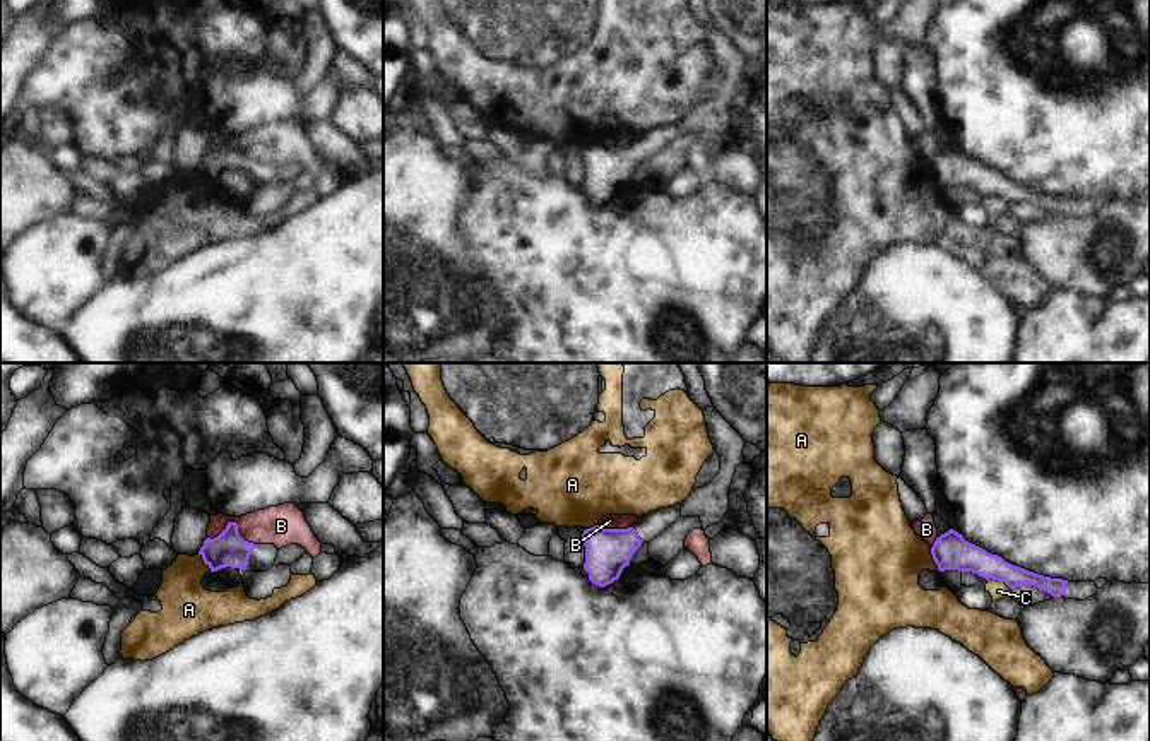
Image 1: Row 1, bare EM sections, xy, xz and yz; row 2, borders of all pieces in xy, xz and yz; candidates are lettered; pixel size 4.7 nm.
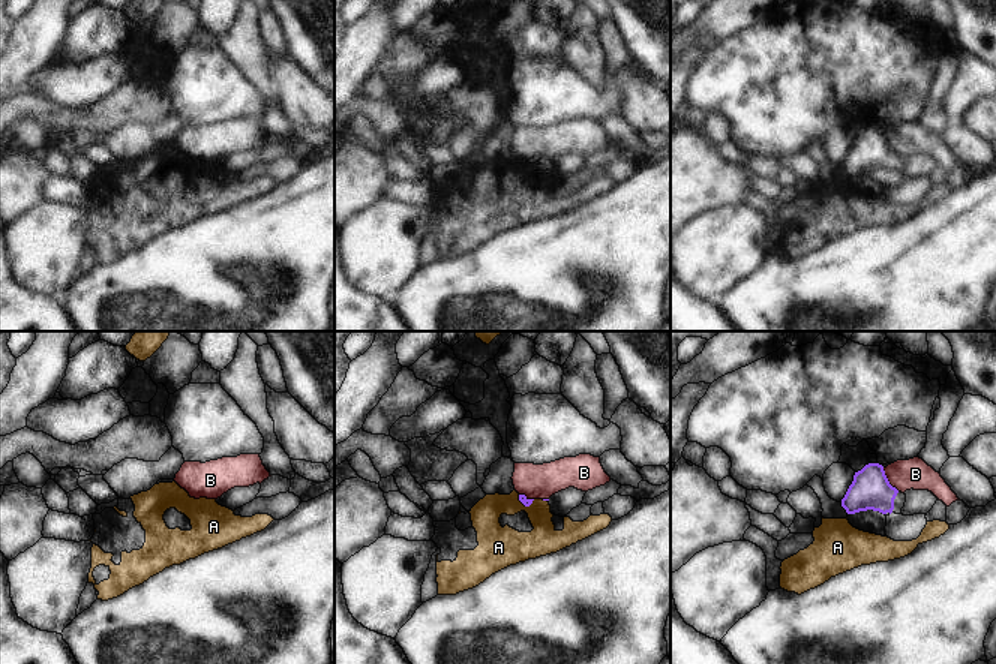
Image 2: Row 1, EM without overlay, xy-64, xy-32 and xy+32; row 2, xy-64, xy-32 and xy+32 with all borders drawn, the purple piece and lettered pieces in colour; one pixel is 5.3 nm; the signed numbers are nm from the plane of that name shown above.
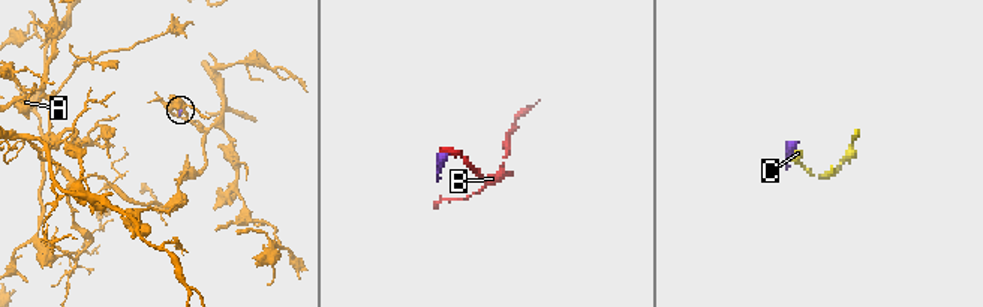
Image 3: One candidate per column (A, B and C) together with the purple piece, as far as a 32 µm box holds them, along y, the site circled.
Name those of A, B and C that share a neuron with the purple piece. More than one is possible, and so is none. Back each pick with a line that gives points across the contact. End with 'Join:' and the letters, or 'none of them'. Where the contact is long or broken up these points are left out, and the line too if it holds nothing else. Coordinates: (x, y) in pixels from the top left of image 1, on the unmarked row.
Join: none of them

